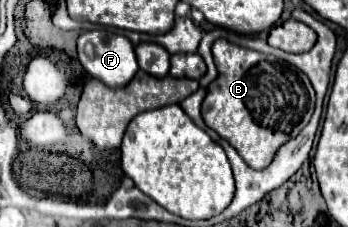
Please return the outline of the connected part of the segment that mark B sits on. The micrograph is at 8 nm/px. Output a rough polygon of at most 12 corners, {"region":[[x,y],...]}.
{"region":[[213,43],[203,121],[249,167],[309,123],[307,75]]}

